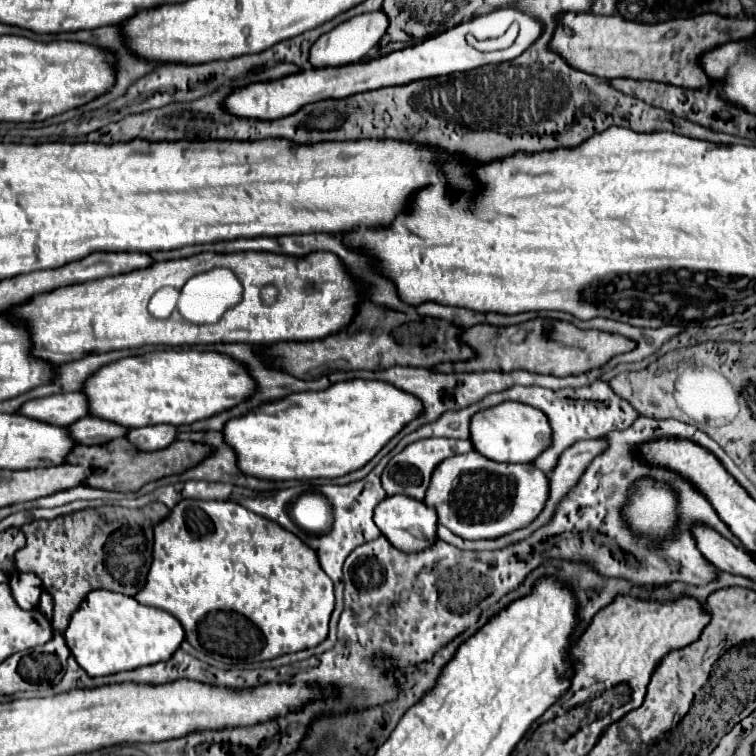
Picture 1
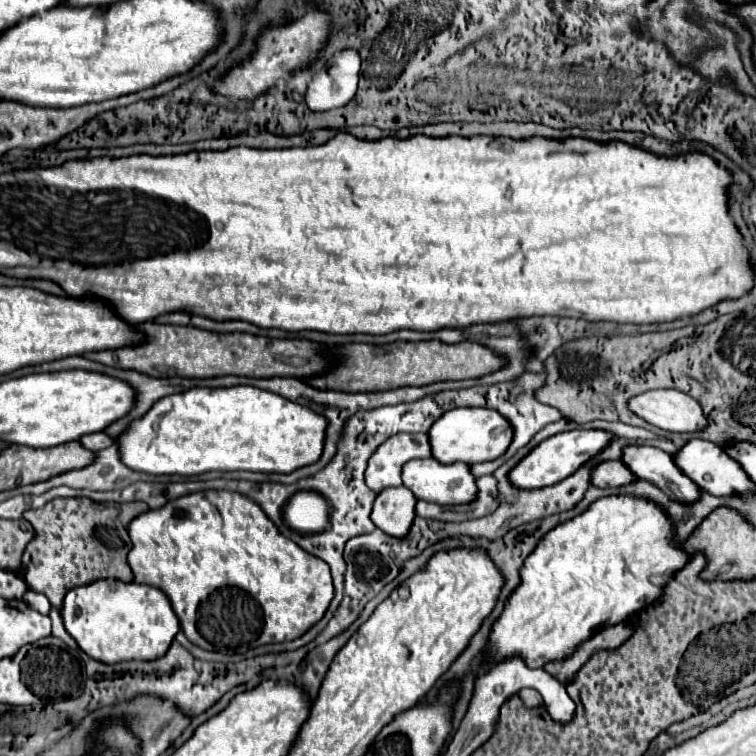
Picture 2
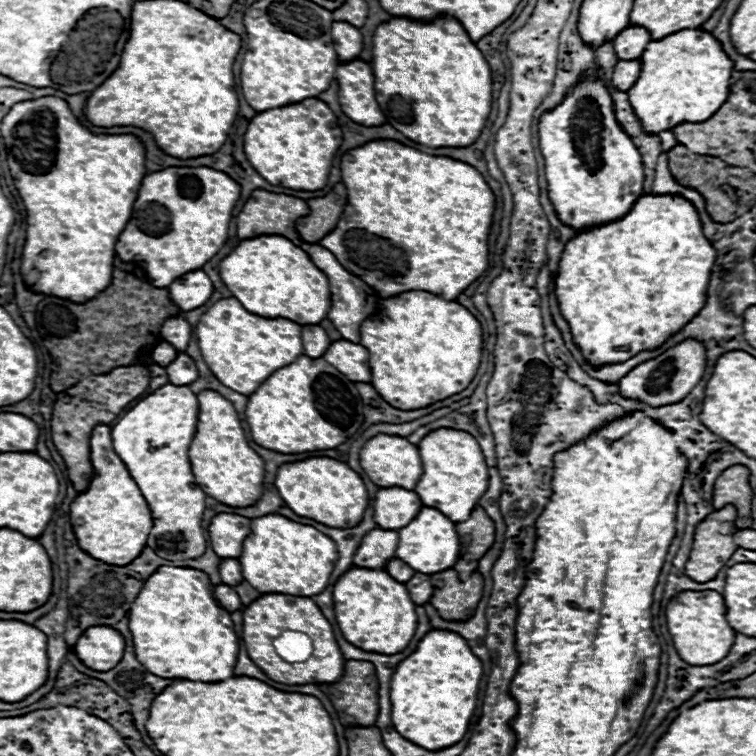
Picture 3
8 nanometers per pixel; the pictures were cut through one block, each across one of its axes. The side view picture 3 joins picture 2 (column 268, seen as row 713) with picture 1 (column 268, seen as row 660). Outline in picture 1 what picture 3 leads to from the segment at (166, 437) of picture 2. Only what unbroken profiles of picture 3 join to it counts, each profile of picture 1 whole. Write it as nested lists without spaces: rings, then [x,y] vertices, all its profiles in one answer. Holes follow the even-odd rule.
[[[348,380],[348,382],[338,382],[338,384],[332,384],[330,388],[326,390],[318,390],[318,392],[296,392],[296,394],[290,394],[290,396],[284,396],[280,400],[274,400],[274,402],[266,402],[254,410],[250,410],[248,414],[244,416],[238,416],[238,418],[232,418],[224,424],[222,428],[222,434],[224,434],[224,442],[232,446],[234,454],[236,454],[236,466],[240,468],[240,472],[248,474],[248,476],[254,476],[254,478],[260,478],[260,480],[312,480],[312,478],[338,478],[338,476],[344,476],[352,470],[358,470],[362,468],[366,462],[370,462],[380,450],[382,446],[392,438],[396,436],[402,426],[406,422],[410,422],[414,416],[418,416],[418,404],[414,404],[414,396],[406,396],[406,392],[398,392],[396,388],[390,388],[390,384],[382,384],[378,380]]]

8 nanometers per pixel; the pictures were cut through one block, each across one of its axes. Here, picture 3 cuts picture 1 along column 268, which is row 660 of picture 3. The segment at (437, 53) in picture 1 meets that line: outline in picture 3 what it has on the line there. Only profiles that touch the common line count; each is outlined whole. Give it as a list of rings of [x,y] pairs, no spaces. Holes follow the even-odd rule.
[[[94,626],[82,632],[72,650],[84,662],[84,666],[96,672],[108,672],[122,660],[124,638],[114,628]]]

